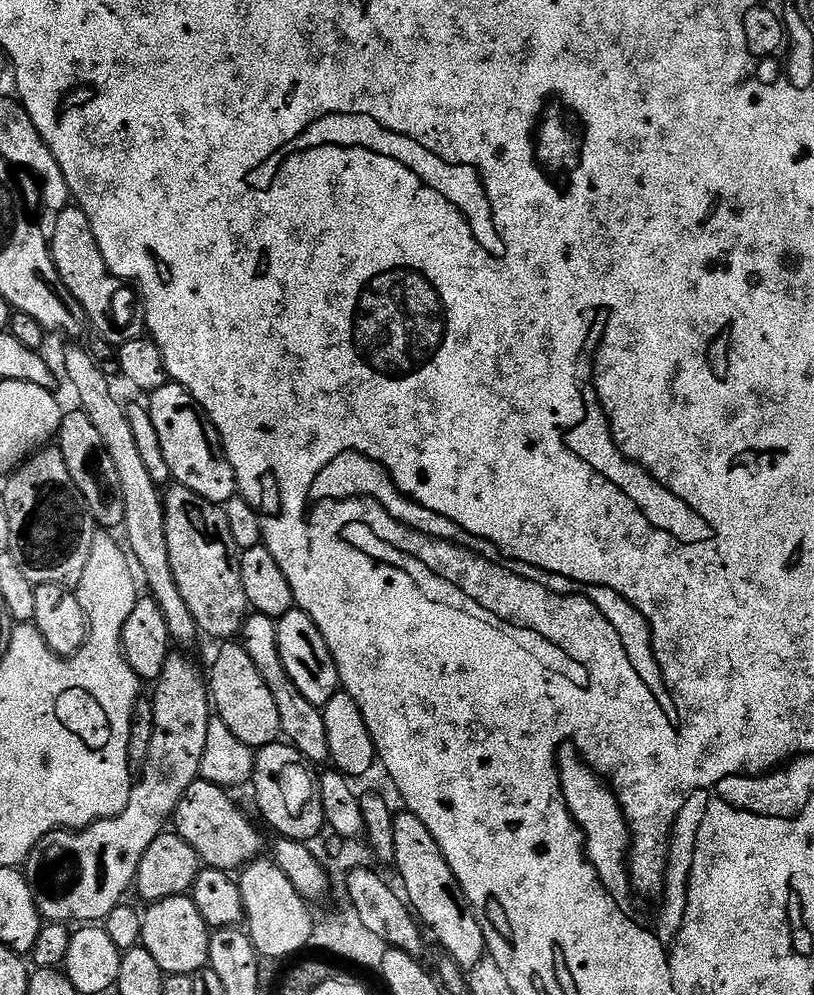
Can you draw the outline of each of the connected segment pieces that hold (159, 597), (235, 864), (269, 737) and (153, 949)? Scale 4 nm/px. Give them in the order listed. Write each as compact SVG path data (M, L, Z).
M68 348L64 352L64 372L68 375L68 380L72 383L72 388L76 391L76 396L80 399L79 407L82 411L88 415L90 422L94 422L95 428L98 430L98 435L102 437L102 442L106 442L106 450L110 454L111 460L114 462L114 470L118 470L118 482L122 482L122 499L126 501L126 518L122 525L122 533L124 532L123 539L126 541L127 551L130 553L131 559L134 561L135 567L138 569L139 575L142 577L144 575L144 580L148 583L148 588L146 588L147 595L152 596L158 602L158 606L162 606L162 614L166 617L166 630L170 630L170 638L172 639L173 645L184 646L180 644L192 644L198 637L198 629L196 623L194 622L194 614L190 614L189 608L186 606L185 600L182 598L182 593L178 590L178 582L174 582L174 570L170 570L170 546L166 542L166 518L164 517L164 501L162 499L162 488L157 485L153 478L150 478L149 471L146 470L145 463L142 462L141 452L138 451L137 441L134 439L134 433L130 428L130 419L127 418L125 412L125 405L123 403L116 401L116 396L112 393L112 383L113 381L104 372L103 367L97 362L90 353L84 348Z
M203 778L196 780L176 808L174 831L187 844L194 846L201 865L232 874L247 868L263 853L260 851L264 848L264 840L252 825L251 818L228 796L231 795L220 785Z
M224 642L219 645L220 653L212 664L210 672L210 700L214 705L215 715L246 746L259 750L278 740L281 735L278 706L274 702L274 694L270 694L270 686L262 678L258 666L246 654L243 643Z
M191 895L168 896L165 900L157 900L147 905L142 912L142 934L140 944L161 970L169 975L193 974L208 968L208 951L212 941L208 923L198 914L198 906L194 906Z

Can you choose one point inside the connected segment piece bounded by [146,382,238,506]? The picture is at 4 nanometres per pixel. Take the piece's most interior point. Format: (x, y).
(190, 443)

